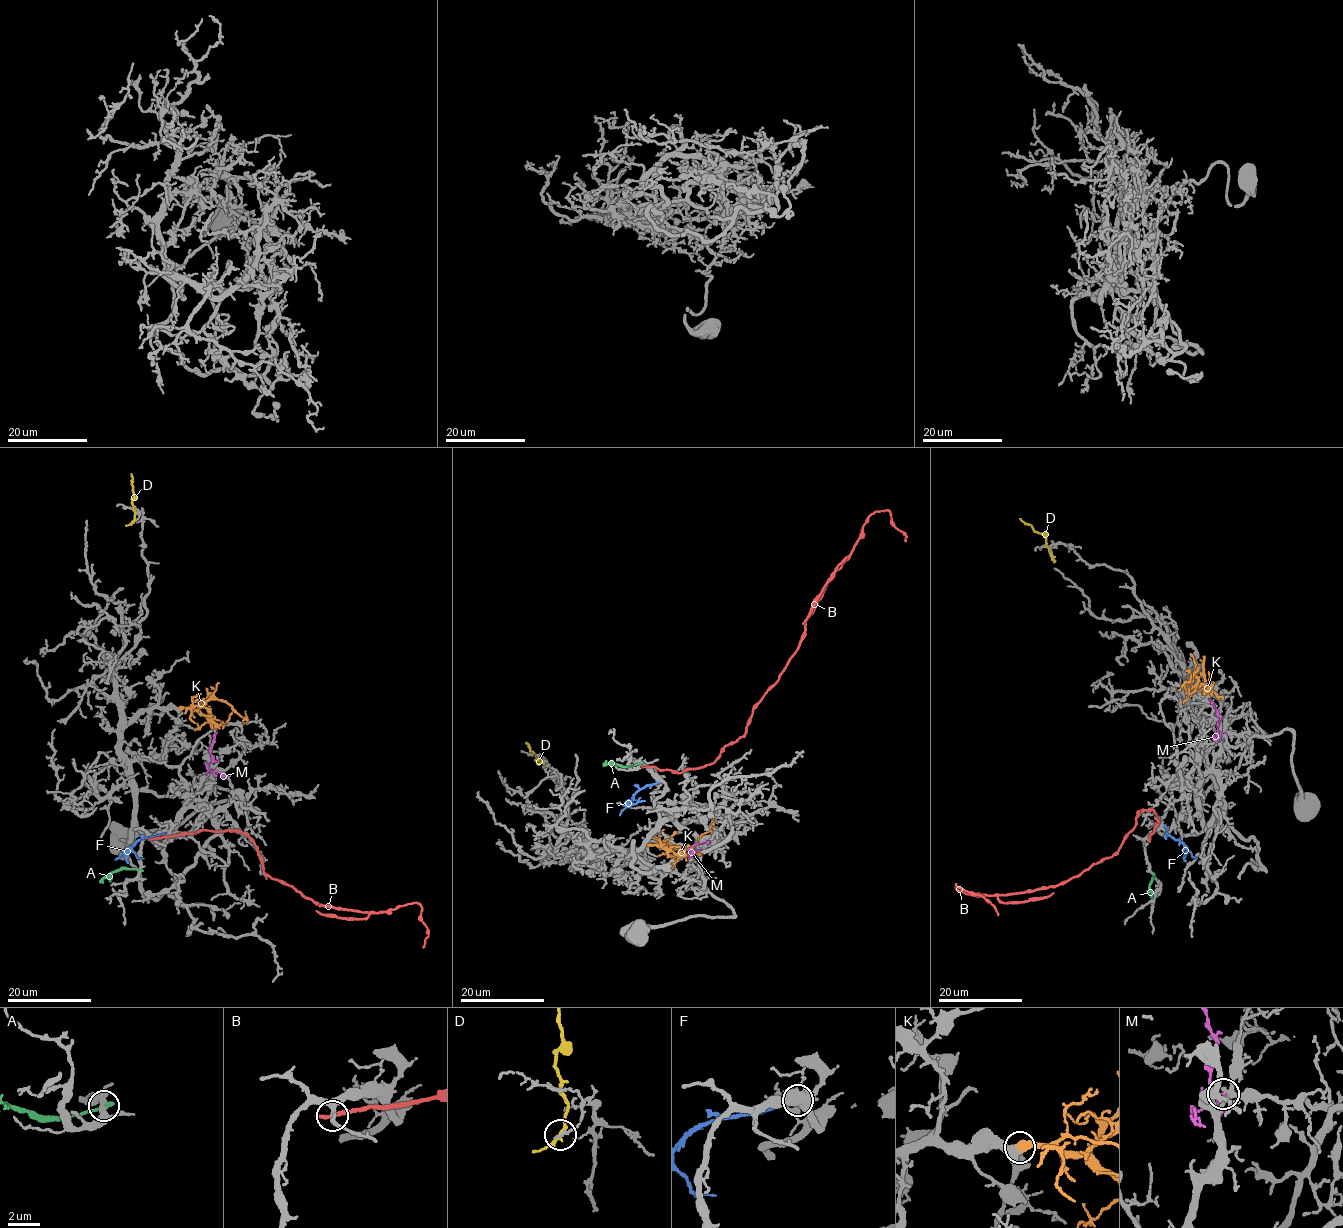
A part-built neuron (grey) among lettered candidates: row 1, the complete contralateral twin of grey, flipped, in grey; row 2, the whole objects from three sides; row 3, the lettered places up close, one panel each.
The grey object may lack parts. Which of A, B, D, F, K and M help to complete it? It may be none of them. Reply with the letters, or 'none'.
F, K

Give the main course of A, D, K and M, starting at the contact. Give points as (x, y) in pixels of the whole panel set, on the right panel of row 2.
A: (1153, 874), (1149, 888), (1152, 898)
D: (1051, 556), (1045, 538), (1019, 518)
K: (1192, 690), (1199, 680), (1193, 674), (1199, 668), (1179, 689)
M: (1221, 732), (1218, 727), (1220, 717), (1208, 698)

